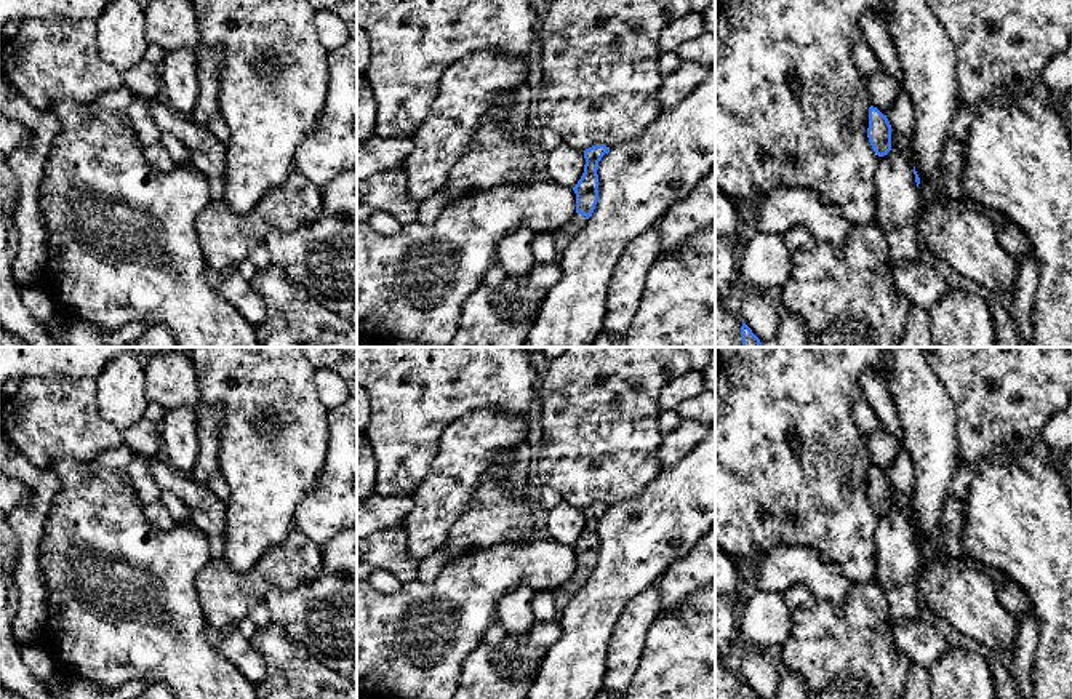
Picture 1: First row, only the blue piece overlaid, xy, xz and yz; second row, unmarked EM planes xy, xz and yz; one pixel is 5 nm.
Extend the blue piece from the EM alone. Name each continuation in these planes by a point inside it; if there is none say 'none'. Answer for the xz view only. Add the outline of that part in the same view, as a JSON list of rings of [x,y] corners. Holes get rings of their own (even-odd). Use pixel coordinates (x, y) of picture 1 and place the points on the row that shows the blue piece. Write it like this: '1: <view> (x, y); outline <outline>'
1: xz (578, 221); outline [[[574,213],[571,221],[565,224],[562,229],[558,229],[557,237],[568,240],[573,235],[576,235],[581,229],[584,229],[586,224],[587,224],[587,218],[579,213]]]

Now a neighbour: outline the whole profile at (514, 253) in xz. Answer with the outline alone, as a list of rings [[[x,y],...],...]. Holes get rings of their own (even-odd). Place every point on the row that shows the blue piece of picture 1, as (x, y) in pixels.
[[[518,227],[502,238],[496,248],[496,261],[502,266],[509,278],[523,280],[536,264],[531,245],[533,230]]]

